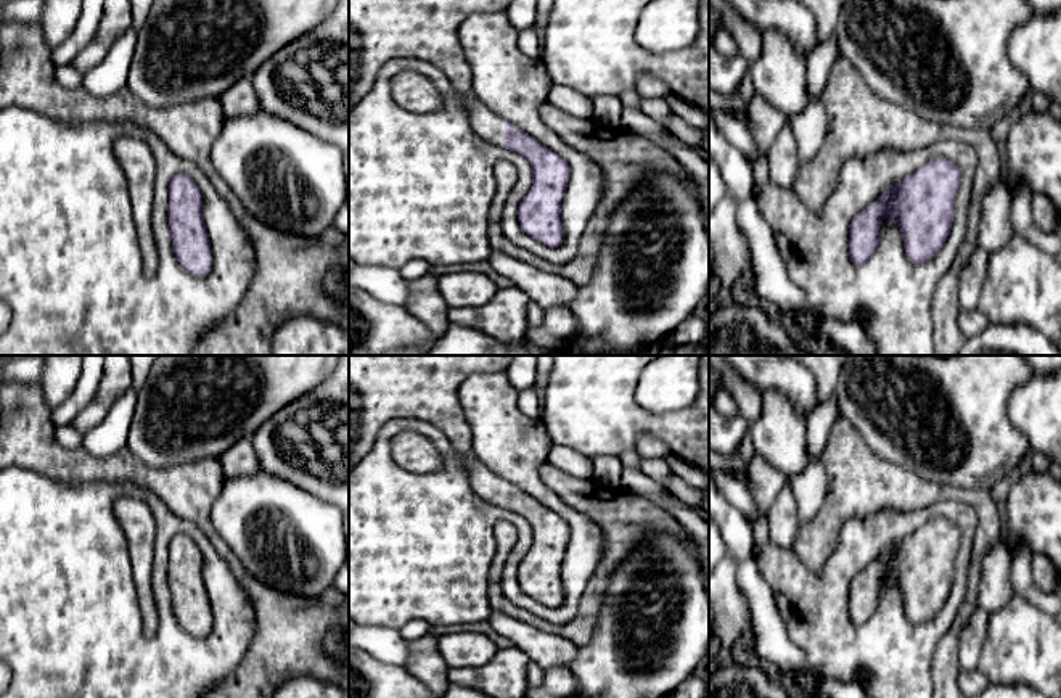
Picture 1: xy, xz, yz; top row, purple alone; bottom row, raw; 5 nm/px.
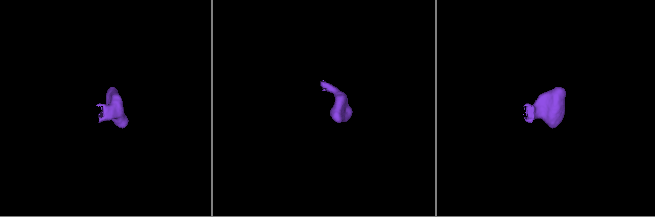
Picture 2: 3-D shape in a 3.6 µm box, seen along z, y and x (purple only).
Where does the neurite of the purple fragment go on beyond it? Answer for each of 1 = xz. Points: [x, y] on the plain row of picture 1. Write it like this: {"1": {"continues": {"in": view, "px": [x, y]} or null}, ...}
{"1": {"continues": {"in": "xz", "px": [381, 388]}}}

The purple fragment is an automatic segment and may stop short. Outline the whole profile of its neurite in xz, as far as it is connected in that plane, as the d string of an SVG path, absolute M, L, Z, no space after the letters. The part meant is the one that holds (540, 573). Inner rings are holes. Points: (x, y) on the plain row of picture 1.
M349 355L349 471L367 457L383 426L394 418L416 418L437 426L465 462L473 491L485 502L521 515L532 526L532 545L518 566L518 582L522 592L534 600L550 608L558 608L564 602L563 565L571 528L561 515L551 511L537 499L502 479L476 460L473 455L474 436L458 400L458 388L466 378L479 373L506 372L511 359L513 355Z

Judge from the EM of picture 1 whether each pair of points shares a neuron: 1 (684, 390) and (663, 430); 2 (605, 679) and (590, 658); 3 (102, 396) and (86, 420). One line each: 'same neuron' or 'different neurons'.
1: different neurons
2: same neuron
3: same neuron

